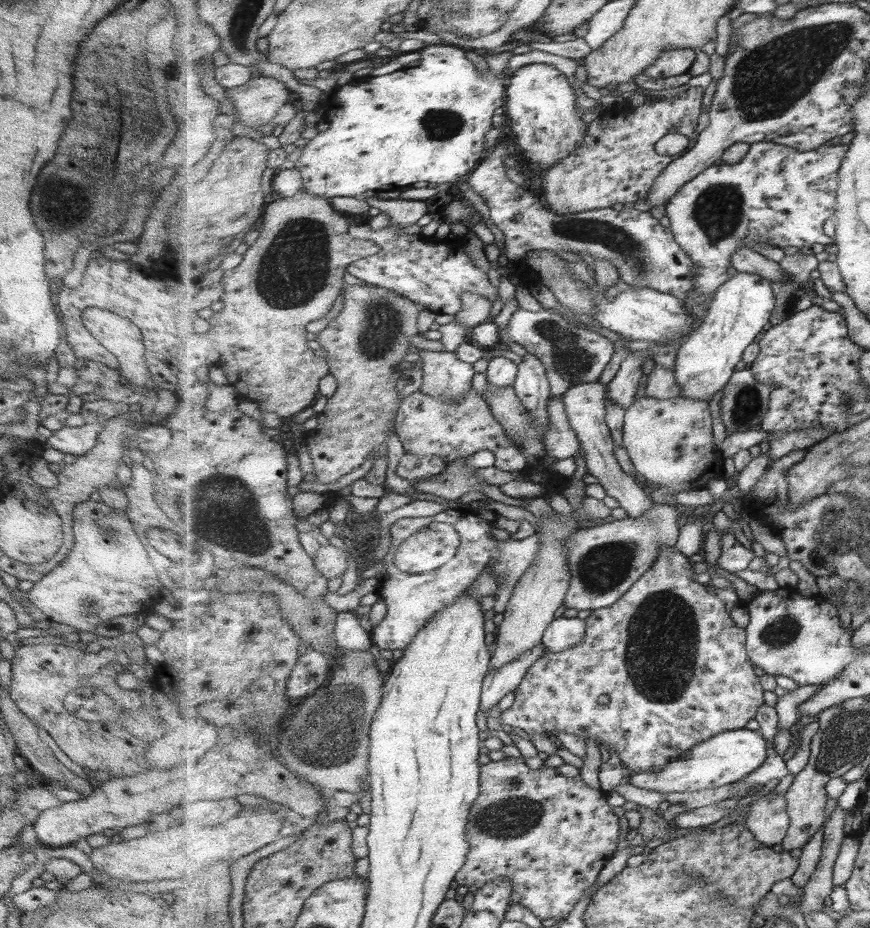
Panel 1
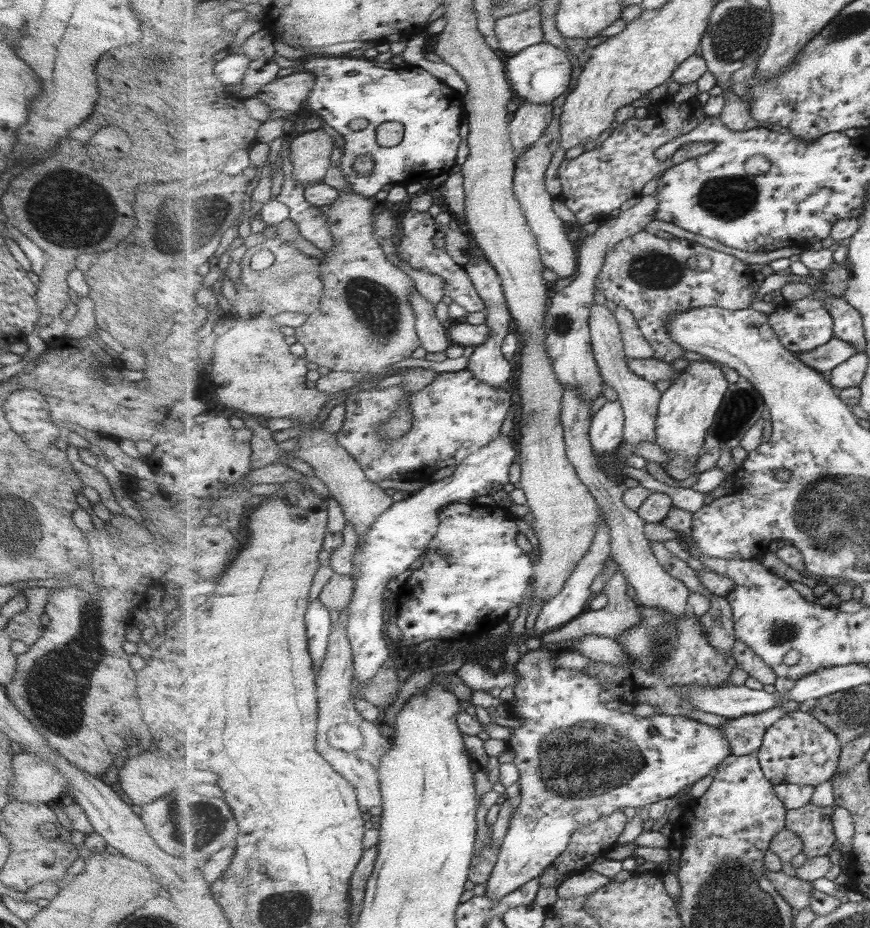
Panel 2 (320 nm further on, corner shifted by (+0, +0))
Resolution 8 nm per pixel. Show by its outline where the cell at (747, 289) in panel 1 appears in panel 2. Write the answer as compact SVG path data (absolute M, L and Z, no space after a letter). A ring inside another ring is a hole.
M705 358L693 359L691 365L681 371L680 375L673 380L669 388L663 393L659 406L658 439L656 443L671 455L671 460L666 462L666 473L677 481L696 476L695 466L697 466L699 457L704 453L707 433L710 432L711 426L715 423L719 410L726 400L730 384L727 382L723 370L721 370L721 365L721 363L714 363L713 365L711 360Z

